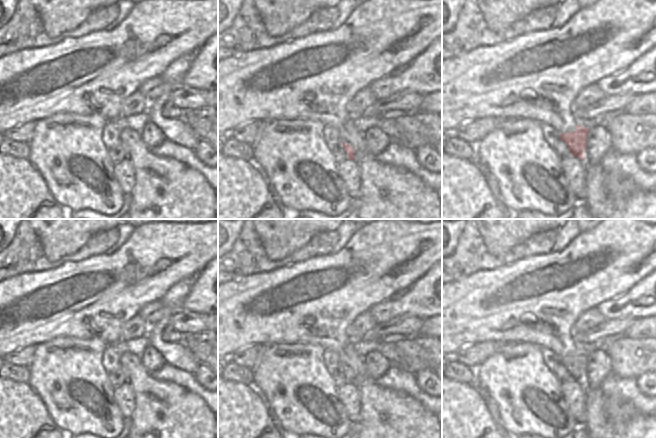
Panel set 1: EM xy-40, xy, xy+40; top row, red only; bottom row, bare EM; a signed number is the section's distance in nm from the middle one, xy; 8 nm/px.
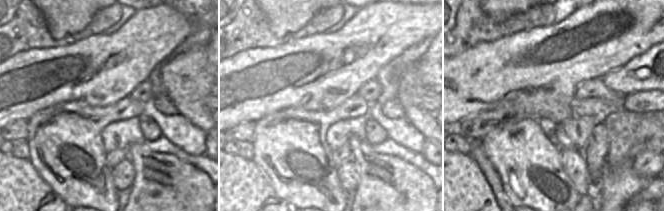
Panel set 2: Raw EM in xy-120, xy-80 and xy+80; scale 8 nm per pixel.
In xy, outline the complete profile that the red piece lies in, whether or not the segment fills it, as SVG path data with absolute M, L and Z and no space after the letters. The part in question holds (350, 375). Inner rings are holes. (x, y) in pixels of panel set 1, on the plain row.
M340 363L339 366L335 368L331 376L335 382L336 387L344 385L347 382L355 384L355 374L351 369L344 366L342 363Z

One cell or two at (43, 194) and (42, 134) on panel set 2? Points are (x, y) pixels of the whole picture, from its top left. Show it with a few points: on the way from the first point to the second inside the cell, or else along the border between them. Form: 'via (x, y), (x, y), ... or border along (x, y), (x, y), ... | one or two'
border along (29, 160), (41, 178), (58, 197) | two

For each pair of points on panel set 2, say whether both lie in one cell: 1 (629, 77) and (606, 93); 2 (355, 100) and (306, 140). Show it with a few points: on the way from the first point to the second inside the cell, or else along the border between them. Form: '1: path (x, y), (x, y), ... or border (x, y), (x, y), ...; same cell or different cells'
1: border (601, 79), (609, 88), (625, 95); different cells
2: path (341, 112), (335, 114), (321, 128), (320, 136); same cell

